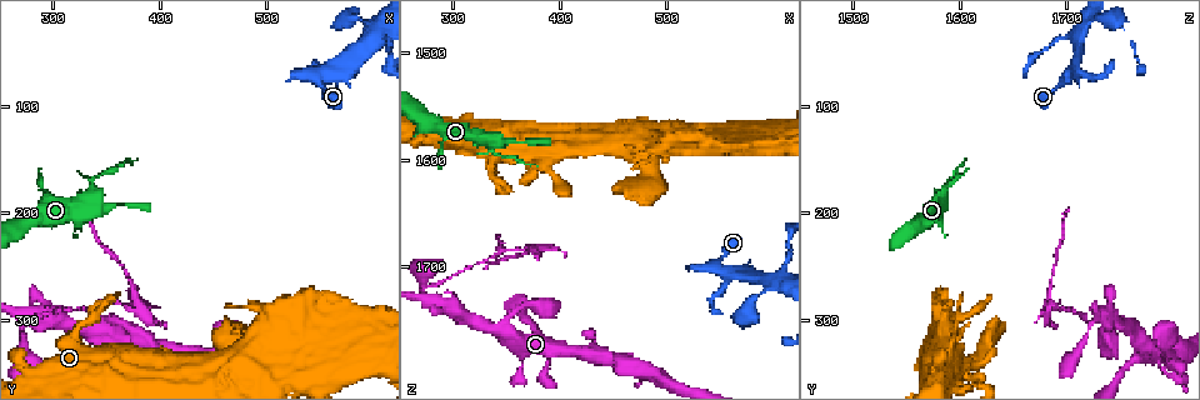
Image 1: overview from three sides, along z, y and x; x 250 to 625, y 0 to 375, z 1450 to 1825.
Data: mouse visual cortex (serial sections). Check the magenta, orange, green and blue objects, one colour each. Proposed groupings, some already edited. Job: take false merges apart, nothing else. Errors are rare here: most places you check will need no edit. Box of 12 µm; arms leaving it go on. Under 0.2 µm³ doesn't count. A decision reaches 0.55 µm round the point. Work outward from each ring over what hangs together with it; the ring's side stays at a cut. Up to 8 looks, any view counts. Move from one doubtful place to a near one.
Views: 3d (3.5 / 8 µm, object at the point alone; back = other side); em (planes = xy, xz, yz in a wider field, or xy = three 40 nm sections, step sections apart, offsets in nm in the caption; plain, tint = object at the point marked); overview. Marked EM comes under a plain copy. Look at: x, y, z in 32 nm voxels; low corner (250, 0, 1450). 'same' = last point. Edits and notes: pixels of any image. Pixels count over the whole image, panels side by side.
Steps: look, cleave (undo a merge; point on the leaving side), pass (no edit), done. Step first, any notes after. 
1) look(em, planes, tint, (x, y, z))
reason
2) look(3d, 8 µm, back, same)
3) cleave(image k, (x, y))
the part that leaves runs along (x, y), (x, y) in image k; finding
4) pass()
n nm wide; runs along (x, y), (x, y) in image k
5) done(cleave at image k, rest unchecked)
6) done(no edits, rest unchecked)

look(3d, 3.5 µm, (334, 186, 1584))
abrupt turn

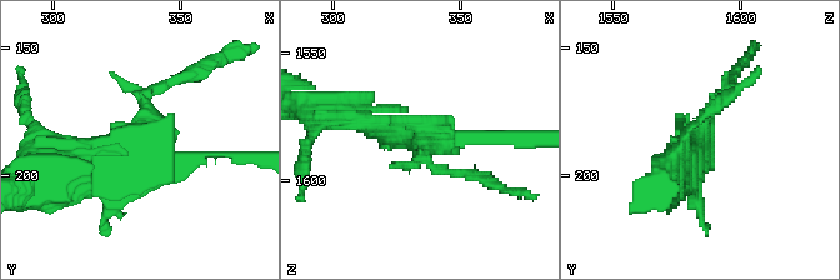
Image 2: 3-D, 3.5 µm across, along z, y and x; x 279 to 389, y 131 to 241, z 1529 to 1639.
look(em, xy, step 2, tint, (333, 187, 1582))
shape alone is not enough

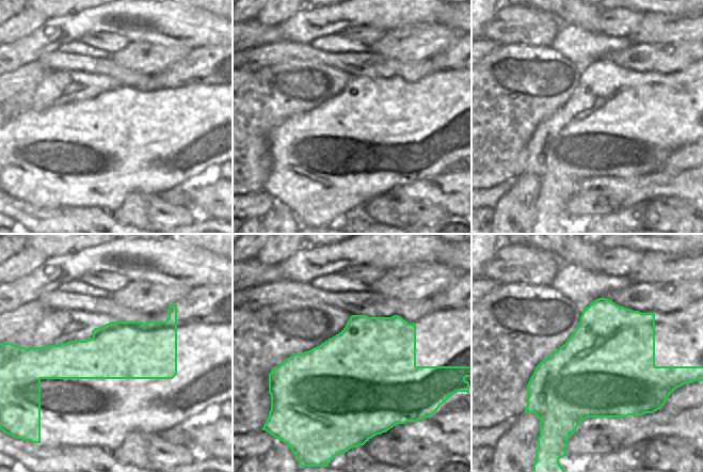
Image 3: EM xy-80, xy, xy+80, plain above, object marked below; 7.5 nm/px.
pass()
continuous, no second cell

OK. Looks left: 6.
look(3d, 3.5 µm, (550, 70, 1704))
abrupt turn

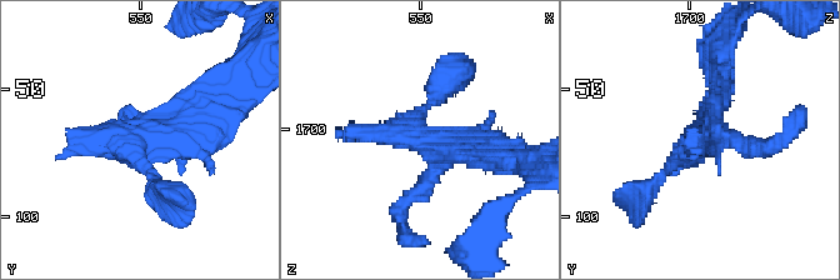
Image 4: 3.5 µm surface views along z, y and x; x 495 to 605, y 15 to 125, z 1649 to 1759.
look(em, planes, tint, (551, 72, 1702))

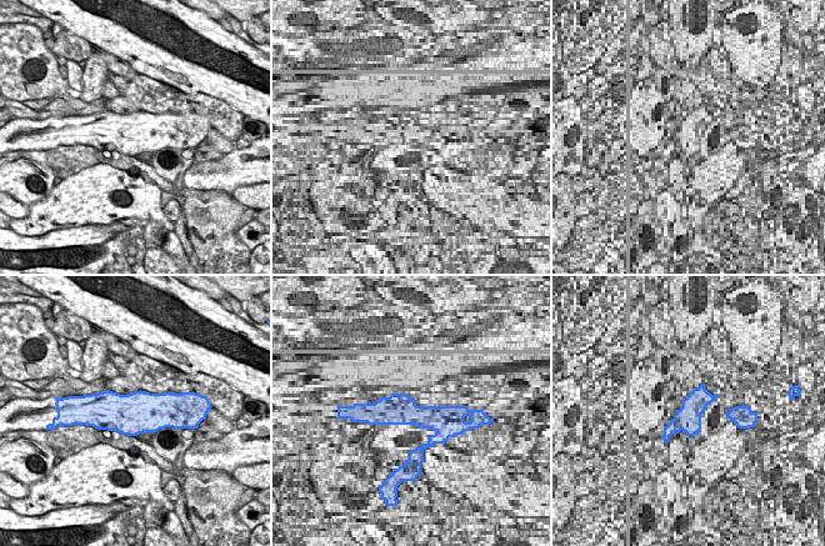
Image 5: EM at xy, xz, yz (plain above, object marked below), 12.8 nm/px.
pass()
runs along (643, 193), (706, 131), (716, 100) in image 4; all the same cell

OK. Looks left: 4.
look(3d, 8 µm, (602, 36, 1712))
abrupt turn

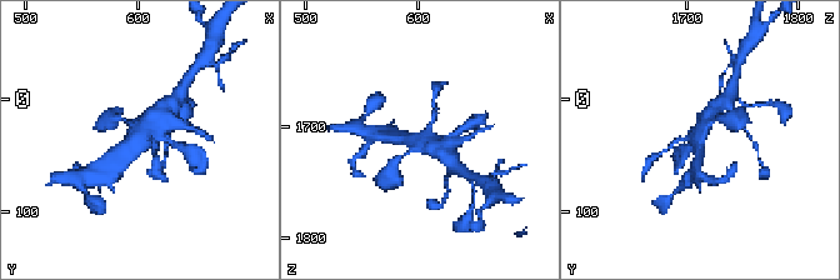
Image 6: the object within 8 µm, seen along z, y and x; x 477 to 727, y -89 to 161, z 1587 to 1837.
look(3d, 3.5 µm, back, (606, 34, 1712))
zoom in

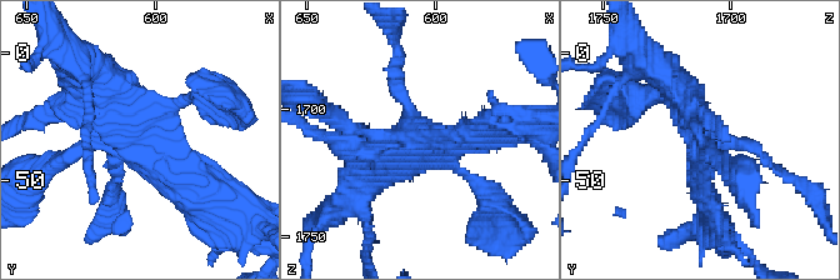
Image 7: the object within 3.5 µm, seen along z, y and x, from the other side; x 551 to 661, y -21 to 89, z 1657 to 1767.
look(em, xy, step 2, tint, (603, 36, 1710))
shape alone is not enough

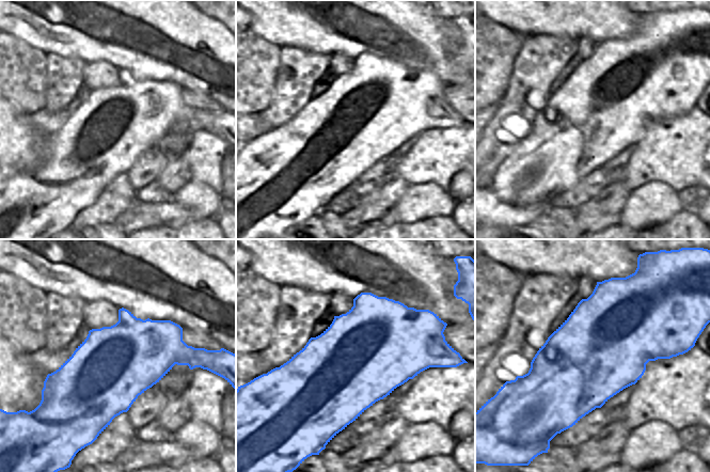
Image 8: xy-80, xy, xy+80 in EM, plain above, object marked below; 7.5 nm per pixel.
pass()
runs along (706, 196), (703, 143), (655, 96) in image 7; continuous, no second cell

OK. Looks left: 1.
done(no edits, rest unchecked)

